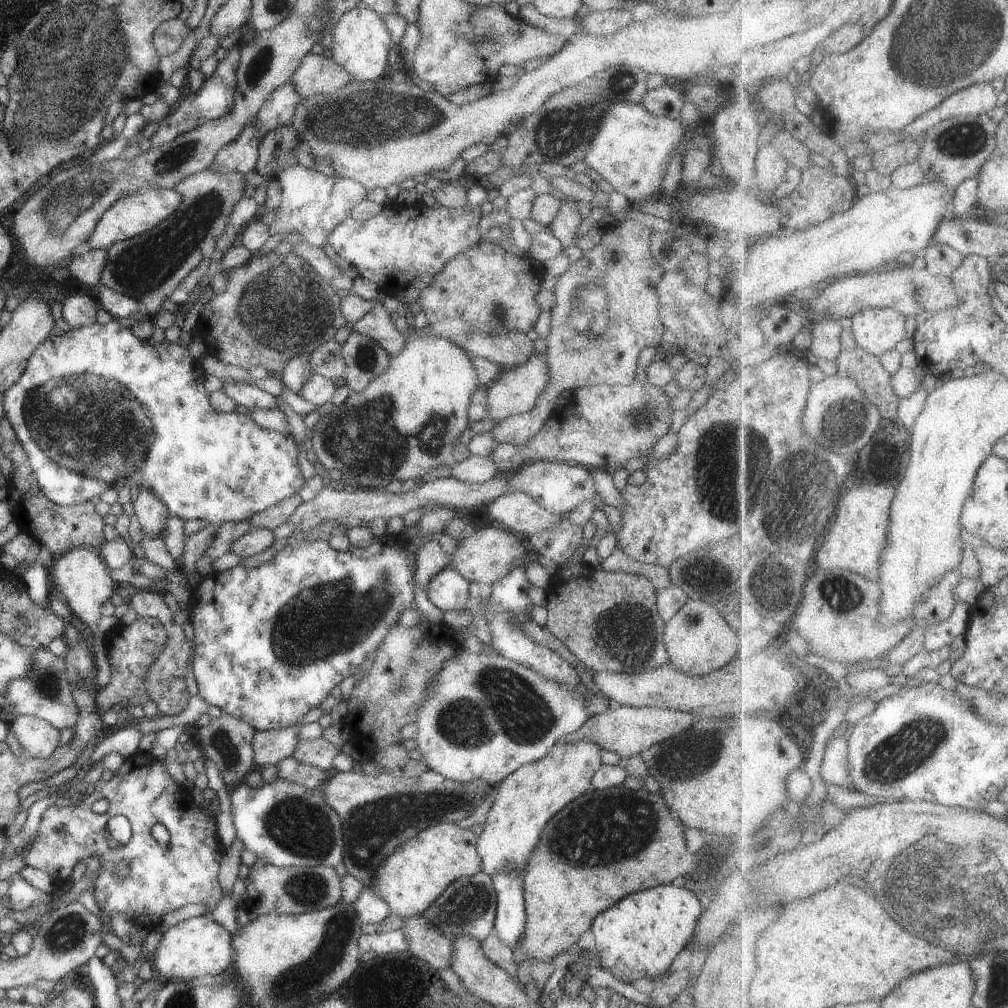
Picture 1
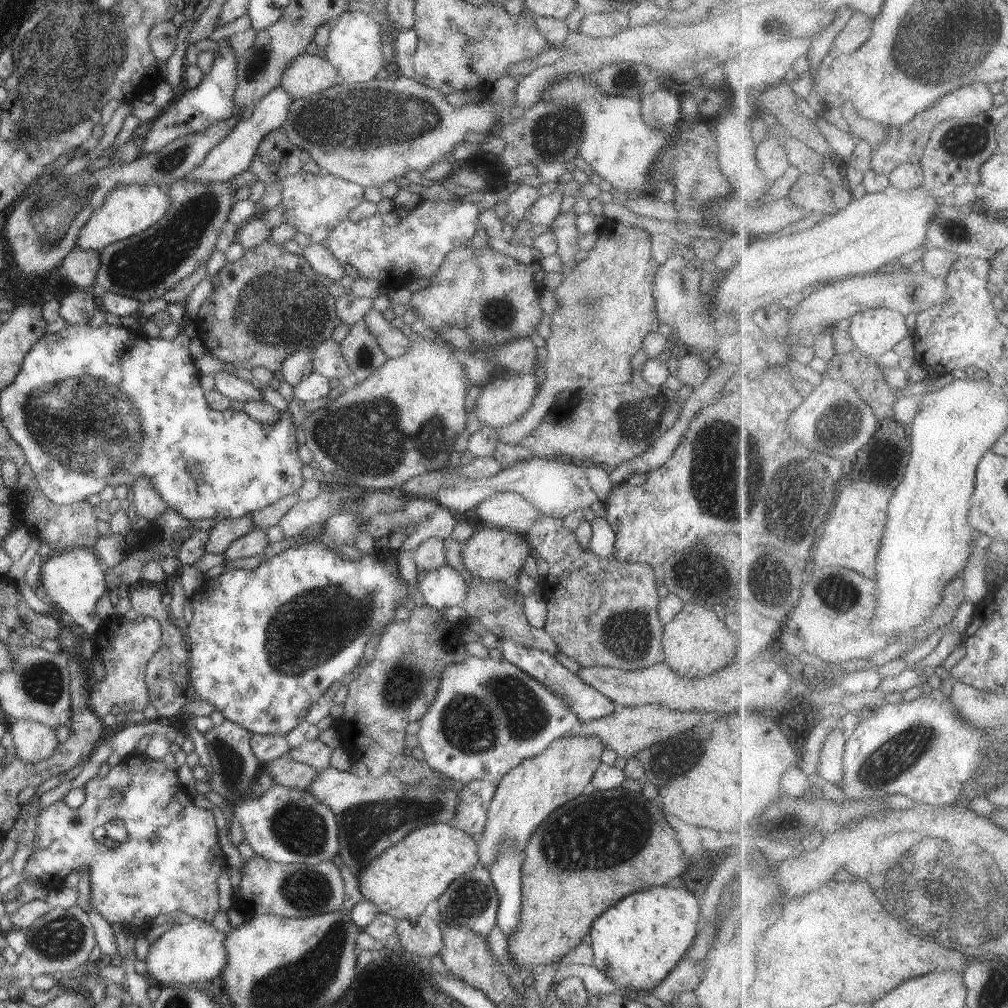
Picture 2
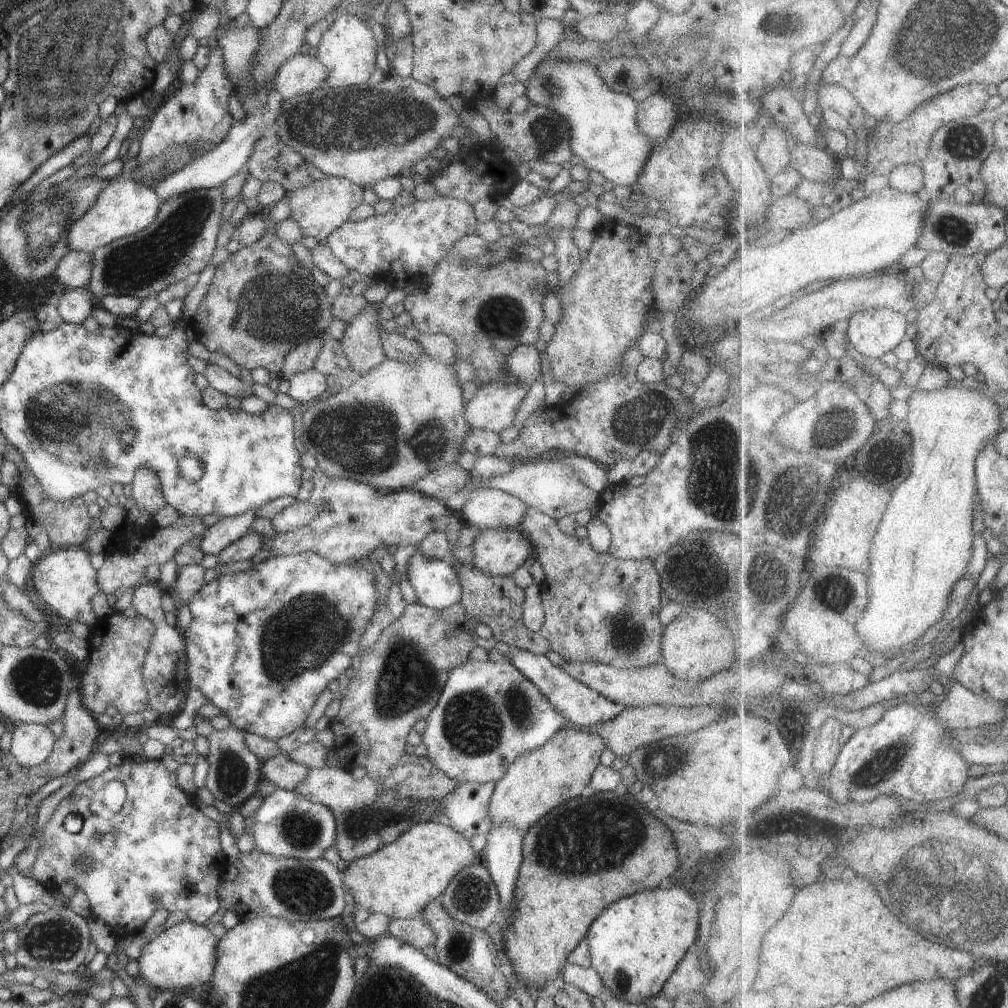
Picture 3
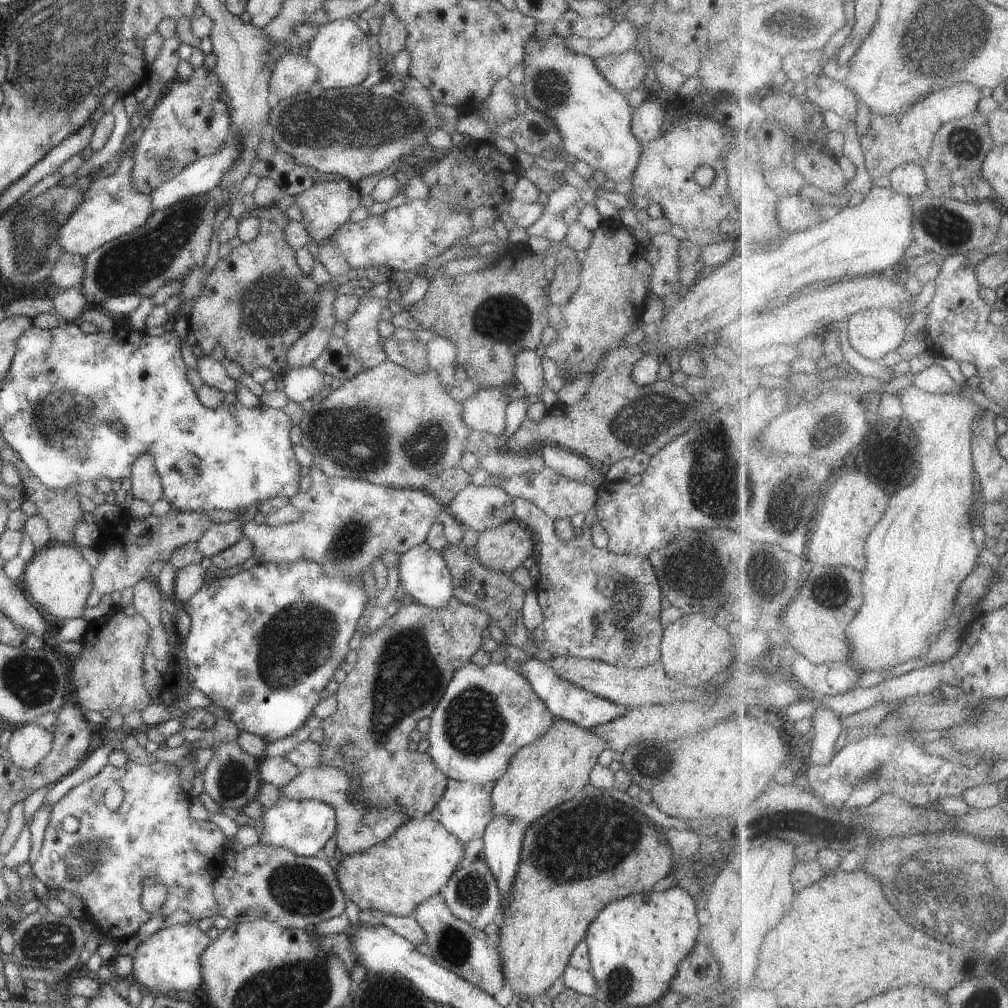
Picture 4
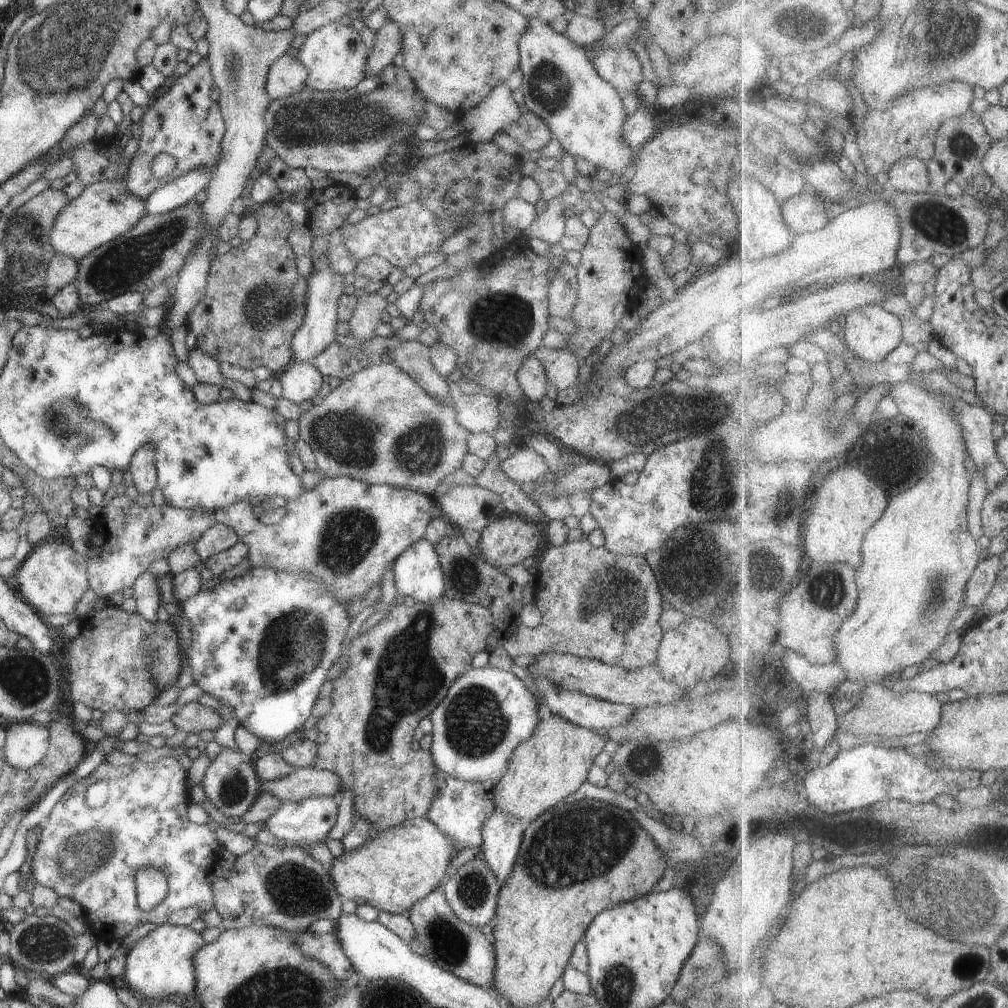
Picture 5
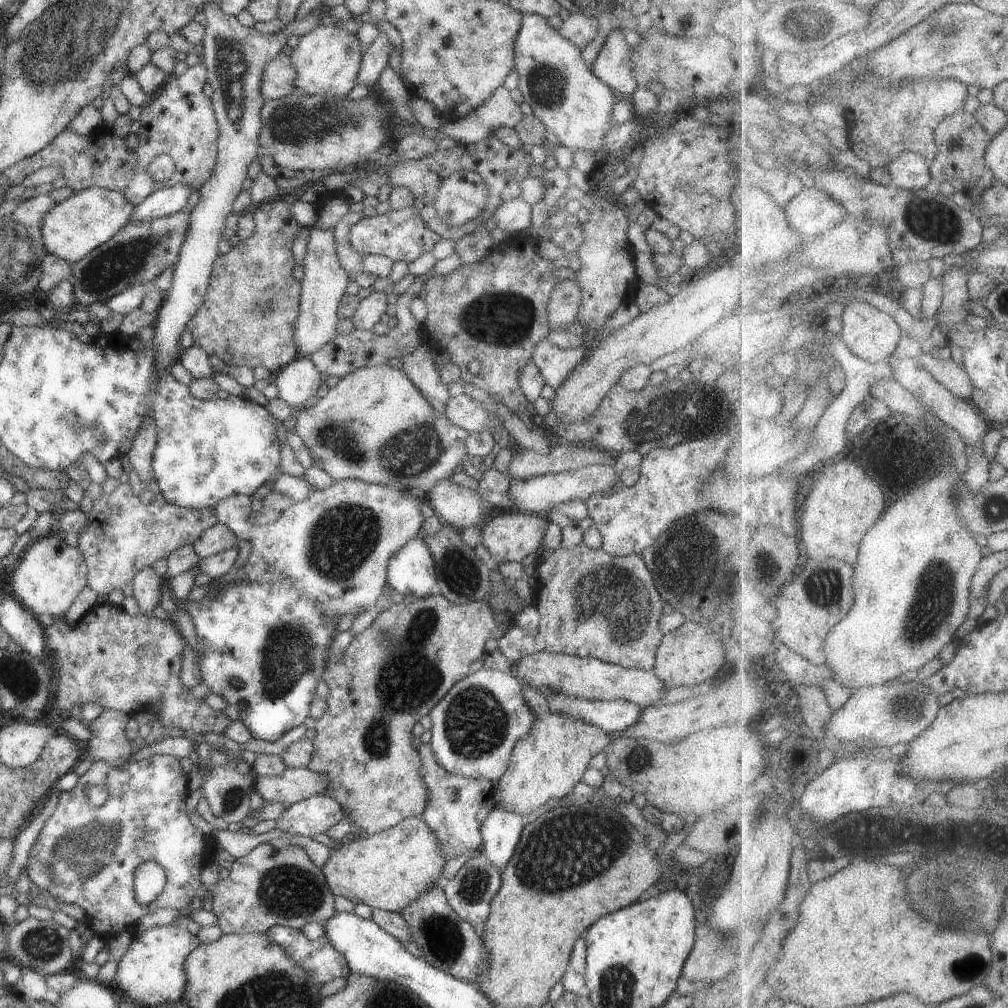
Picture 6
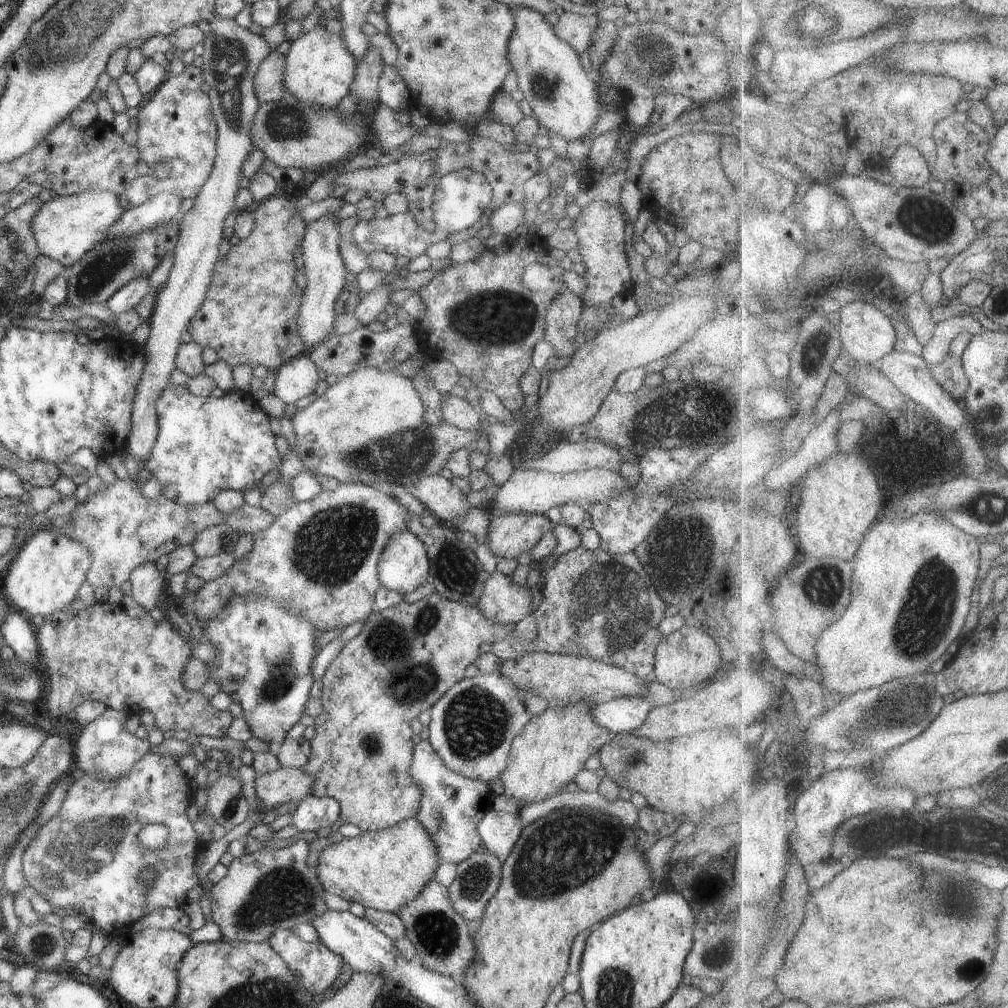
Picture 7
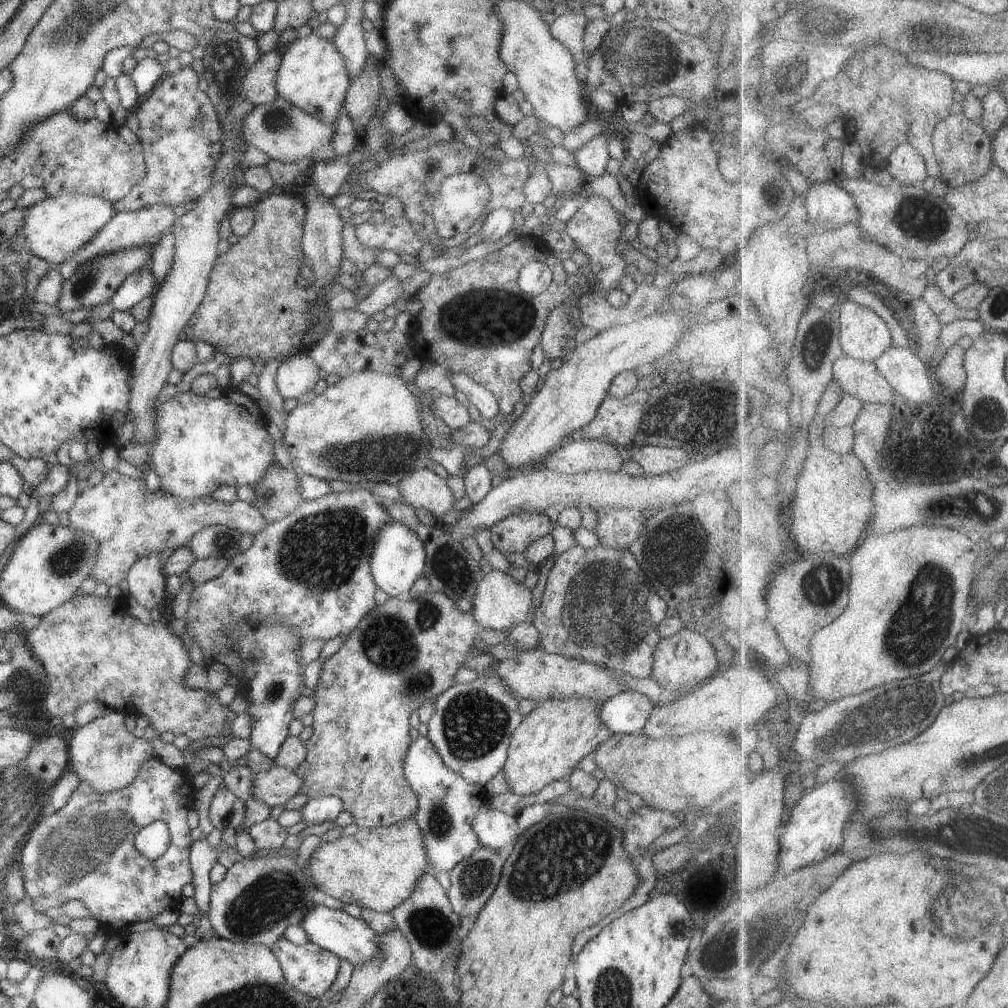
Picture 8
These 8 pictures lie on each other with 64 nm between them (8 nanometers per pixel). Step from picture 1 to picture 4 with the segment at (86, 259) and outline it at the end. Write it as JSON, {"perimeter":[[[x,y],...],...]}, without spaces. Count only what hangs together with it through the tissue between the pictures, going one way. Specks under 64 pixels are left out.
{"perimeter":[[[60,254],[55,260],[49,278],[56,290],[81,285],[86,276],[86,258],[78,254]]]}

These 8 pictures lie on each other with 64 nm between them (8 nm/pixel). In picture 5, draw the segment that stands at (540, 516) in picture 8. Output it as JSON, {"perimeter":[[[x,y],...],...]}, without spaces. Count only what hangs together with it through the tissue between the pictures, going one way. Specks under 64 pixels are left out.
{"perimeter":[[[521,516],[498,517],[481,531],[480,555],[500,570],[516,566],[526,558],[538,557],[544,545],[542,530]]]}

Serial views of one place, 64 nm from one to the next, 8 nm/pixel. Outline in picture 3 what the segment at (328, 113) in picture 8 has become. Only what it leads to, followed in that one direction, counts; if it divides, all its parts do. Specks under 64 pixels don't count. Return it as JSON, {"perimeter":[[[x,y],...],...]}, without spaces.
{"perimeter":[[[356,9],[349,12],[342,12],[328,26],[320,43],[316,48],[316,58],[330,70],[330,78],[326,79],[326,85],[331,88],[356,86],[367,83],[376,68],[377,51],[379,40],[374,36],[372,26],[356,16]]]}

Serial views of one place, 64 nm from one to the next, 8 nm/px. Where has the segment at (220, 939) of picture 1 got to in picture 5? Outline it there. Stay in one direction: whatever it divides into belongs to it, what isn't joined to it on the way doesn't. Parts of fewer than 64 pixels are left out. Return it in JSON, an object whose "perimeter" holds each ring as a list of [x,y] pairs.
{"perimeter":[[[168,923],[157,925],[152,932],[140,938],[130,951],[127,951],[126,968],[117,983],[132,990],[141,999],[163,1000],[166,996],[193,997],[196,988],[194,954],[206,943],[202,934],[185,925],[173,926]]]}

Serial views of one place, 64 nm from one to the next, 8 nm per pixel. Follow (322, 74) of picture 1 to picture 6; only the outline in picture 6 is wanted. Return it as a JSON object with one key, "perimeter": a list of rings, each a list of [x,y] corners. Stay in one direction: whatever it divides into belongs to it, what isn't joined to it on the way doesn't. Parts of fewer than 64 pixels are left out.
{"perimeter":[[[280,53],[264,68],[262,86],[260,86],[262,96],[265,100],[275,100],[296,92],[296,86],[294,86],[296,76],[298,74],[296,74],[290,58]]]}

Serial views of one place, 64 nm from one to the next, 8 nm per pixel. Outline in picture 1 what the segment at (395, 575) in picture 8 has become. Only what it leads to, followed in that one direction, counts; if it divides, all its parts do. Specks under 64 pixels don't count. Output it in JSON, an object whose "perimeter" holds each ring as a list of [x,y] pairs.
{"perimeter":[[[454,568],[438,572],[426,591],[430,602],[441,611],[466,610],[470,606],[470,584]]]}

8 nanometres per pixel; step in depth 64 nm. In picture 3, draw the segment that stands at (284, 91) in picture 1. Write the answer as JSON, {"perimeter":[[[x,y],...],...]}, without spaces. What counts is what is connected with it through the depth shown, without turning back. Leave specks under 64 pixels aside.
{"perimeter":[[[270,88],[268,96],[266,96],[266,102],[264,102],[264,106],[260,110],[260,114],[248,116],[245,120],[230,121],[226,127],[228,134],[226,134],[226,138],[222,140],[221,144],[214,146],[206,154],[201,154],[201,156],[196,157],[192,160],[192,164],[184,166],[176,174],[172,174],[166,180],[162,179],[154,186],[156,194],[160,196],[160,200],[170,200],[170,198],[180,196],[180,194],[186,194],[190,190],[222,187],[224,182],[230,180],[230,178],[238,175],[240,172],[245,171],[250,156],[255,151],[257,142],[267,133],[274,131],[275,125],[278,122],[278,116],[282,112],[282,104],[284,104],[282,94],[278,94],[276,90]]]}

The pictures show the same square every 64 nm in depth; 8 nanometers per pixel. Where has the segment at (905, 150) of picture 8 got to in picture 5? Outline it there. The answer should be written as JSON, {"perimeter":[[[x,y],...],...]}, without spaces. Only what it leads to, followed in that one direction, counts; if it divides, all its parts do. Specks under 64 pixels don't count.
{"perimeter":[[[914,156],[904,158],[890,173],[890,187],[900,192],[932,194],[930,186],[933,184],[927,164]]]}

